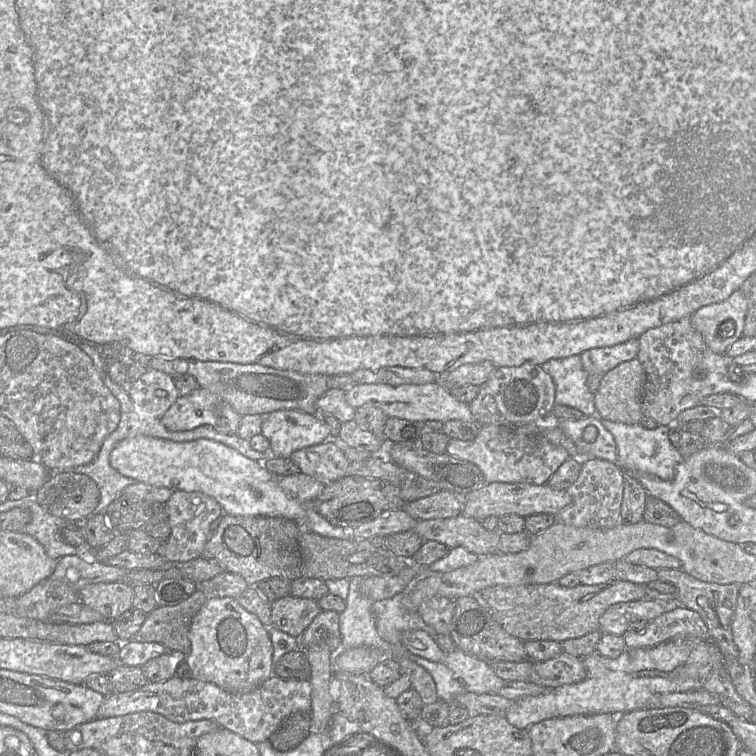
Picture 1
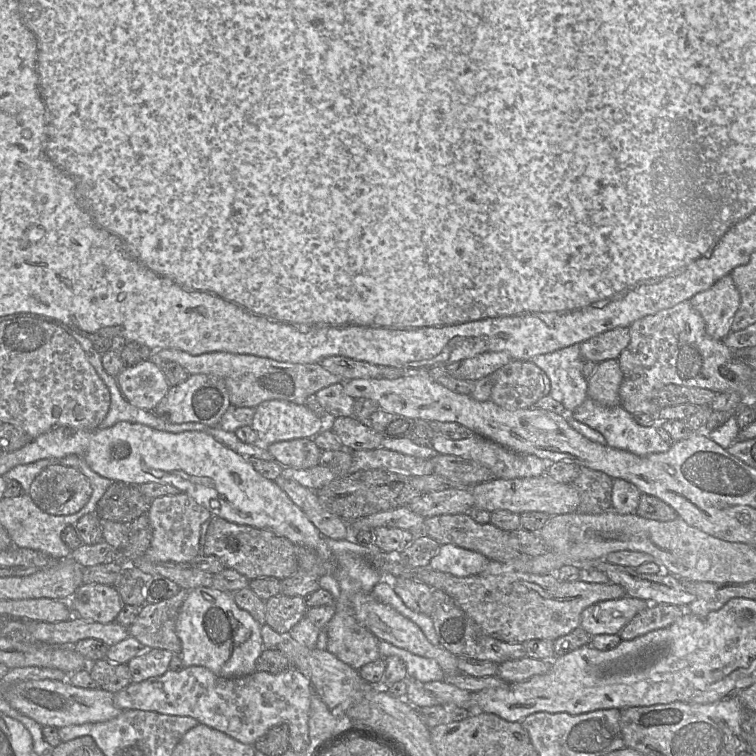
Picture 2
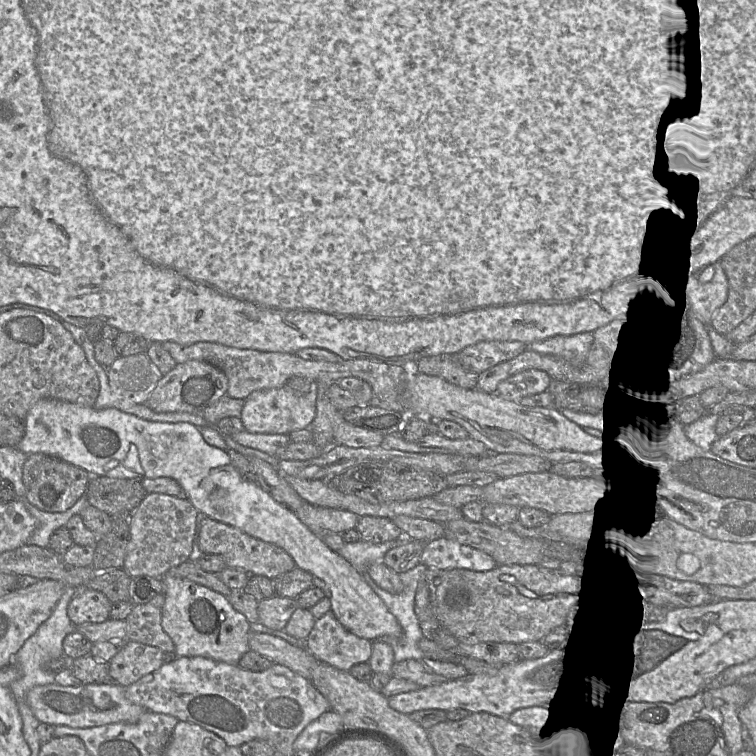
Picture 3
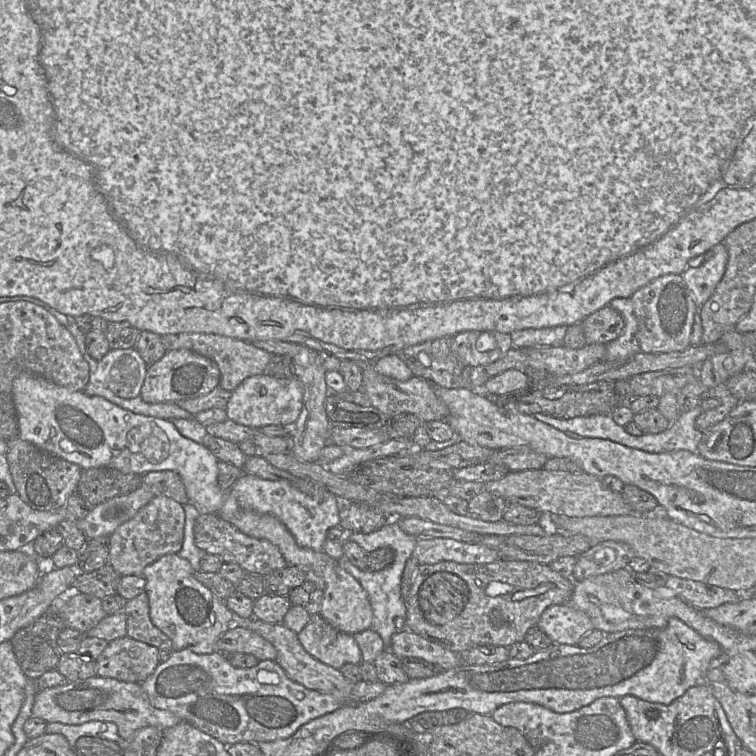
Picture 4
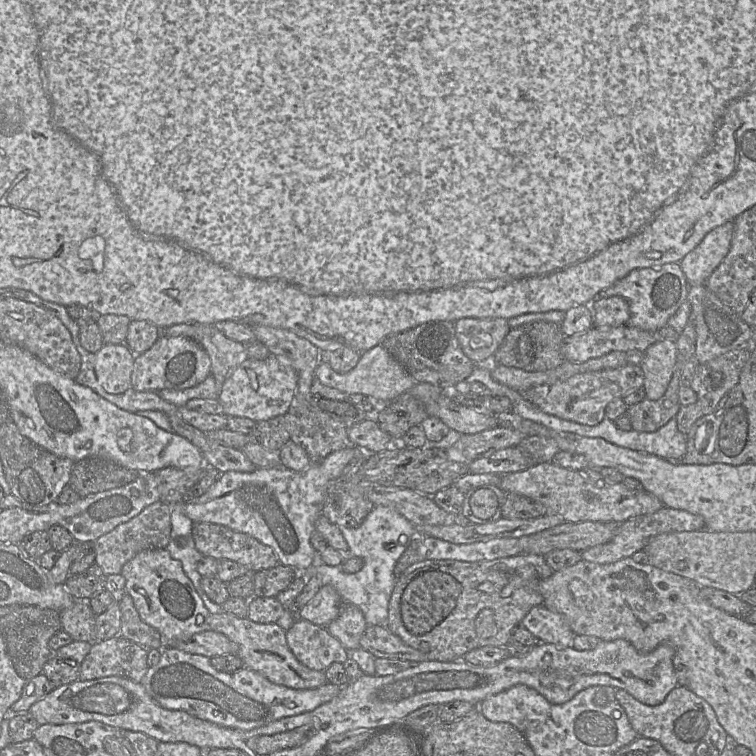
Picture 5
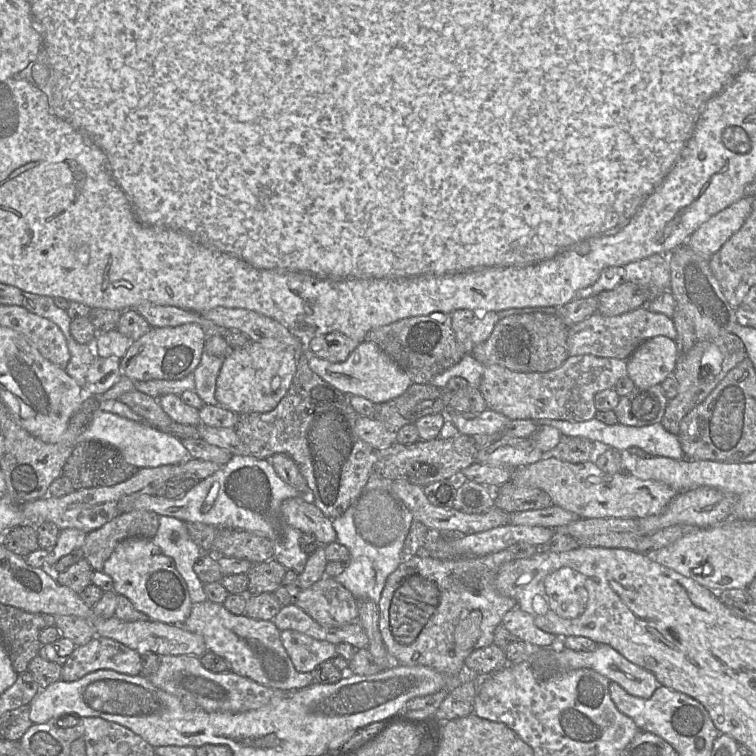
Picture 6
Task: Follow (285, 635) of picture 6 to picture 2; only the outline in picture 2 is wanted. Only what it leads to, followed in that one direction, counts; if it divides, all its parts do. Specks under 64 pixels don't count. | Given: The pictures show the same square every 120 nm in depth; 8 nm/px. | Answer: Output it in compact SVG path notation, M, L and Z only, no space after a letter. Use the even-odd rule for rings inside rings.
M336 611L325 627L326 651L355 670L380 659L380 640L350 612Z

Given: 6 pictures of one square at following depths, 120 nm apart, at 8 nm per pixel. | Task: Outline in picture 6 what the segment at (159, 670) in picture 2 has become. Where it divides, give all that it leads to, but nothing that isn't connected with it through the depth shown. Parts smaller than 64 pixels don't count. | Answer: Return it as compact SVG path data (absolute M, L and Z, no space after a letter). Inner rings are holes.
M95 636L89 643L77 646L62 665L61 680L76 681L97 670L114 670L136 676L141 674L141 655L111 638Z

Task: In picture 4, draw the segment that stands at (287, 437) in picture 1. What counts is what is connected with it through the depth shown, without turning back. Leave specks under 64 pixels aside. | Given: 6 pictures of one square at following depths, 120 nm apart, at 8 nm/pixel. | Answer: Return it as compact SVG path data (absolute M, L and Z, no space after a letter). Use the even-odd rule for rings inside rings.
M266 373L246 378L235 390L225 411L228 419L251 428L266 425L292 426L298 419L303 406L303 385L295 377L276 378Z

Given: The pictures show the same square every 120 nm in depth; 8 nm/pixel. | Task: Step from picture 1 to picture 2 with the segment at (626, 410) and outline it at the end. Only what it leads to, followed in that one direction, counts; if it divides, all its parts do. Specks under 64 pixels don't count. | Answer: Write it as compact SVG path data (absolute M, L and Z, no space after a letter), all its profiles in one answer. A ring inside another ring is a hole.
M617 359L598 363L596 371L588 378L588 397L601 405L620 405L619 389L623 373Z

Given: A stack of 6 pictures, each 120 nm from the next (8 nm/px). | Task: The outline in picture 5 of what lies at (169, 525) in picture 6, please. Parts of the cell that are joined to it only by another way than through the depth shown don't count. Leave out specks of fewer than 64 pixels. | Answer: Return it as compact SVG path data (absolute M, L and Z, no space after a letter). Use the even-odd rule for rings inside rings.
M184 502L169 505L171 506L171 536L166 550L173 559L181 562L183 572L192 582L208 611L211 614L223 611L221 604L215 604L202 590L200 583L202 576L197 571L197 564L203 555L195 547L192 535L194 522L184 514Z

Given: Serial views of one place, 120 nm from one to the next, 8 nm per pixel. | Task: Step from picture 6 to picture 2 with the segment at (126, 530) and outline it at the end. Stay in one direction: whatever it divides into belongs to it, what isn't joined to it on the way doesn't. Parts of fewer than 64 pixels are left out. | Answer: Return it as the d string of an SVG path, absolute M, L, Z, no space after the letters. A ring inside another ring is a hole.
M186 493L154 498L147 512L152 528L152 540L144 556L155 562L188 563L200 554L199 540L202 524L210 520L211 512Z

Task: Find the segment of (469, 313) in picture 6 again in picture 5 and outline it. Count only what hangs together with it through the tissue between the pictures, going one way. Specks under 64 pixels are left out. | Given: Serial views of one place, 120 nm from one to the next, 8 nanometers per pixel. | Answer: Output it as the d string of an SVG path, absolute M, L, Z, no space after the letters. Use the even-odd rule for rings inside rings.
M461 318L454 322L454 331L463 353L474 364L487 364L510 327L504 318Z

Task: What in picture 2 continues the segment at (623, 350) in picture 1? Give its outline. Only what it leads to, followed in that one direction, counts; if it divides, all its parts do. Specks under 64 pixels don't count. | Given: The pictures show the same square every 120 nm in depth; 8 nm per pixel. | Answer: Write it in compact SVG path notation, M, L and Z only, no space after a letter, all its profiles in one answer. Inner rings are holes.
M619 327L603 332L580 344L584 361L596 363L617 359L630 341L629 327Z

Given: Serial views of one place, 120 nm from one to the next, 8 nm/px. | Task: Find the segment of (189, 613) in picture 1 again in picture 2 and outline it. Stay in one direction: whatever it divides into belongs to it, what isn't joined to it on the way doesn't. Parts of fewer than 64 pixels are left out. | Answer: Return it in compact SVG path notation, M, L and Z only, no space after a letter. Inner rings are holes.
M180 589L170 599L155 604L144 604L128 627L128 637L135 638L151 649L165 649L180 654L181 642L176 635L175 624L188 591Z

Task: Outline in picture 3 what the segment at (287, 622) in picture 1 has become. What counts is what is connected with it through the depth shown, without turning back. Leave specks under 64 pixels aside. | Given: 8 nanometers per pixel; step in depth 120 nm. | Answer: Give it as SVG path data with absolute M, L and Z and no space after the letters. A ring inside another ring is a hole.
M274 595L260 600L257 604L259 622L272 630L283 630L298 607L294 598Z

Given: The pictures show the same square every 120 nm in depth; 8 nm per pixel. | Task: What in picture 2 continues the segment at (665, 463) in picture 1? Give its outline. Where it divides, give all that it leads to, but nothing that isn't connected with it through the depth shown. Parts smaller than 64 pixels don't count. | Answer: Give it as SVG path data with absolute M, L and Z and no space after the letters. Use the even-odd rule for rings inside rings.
M588 397L578 408L567 415L600 432L605 437L607 445L612 448L626 450L639 456L666 452L671 448L671 445L660 437L657 431L658 423L648 427L641 426L635 421L633 414L621 405L607 407Z

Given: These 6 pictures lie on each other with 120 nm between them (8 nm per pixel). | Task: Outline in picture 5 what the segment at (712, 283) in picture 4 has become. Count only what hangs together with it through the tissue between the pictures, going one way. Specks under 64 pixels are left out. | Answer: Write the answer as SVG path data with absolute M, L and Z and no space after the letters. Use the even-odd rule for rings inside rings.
M734 221L711 230L679 262L689 286L706 285L707 280L728 254L734 233Z

